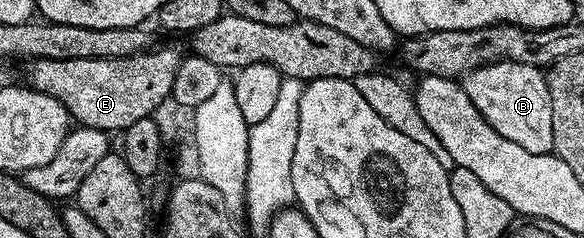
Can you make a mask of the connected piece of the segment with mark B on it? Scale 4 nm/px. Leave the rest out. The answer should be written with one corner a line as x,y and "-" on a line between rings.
494,62
472,71
464,79
468,100
512,144
520,144
533,154
549,154
554,149
552,140
552,104
546,87
546,74
537,66
515,62

